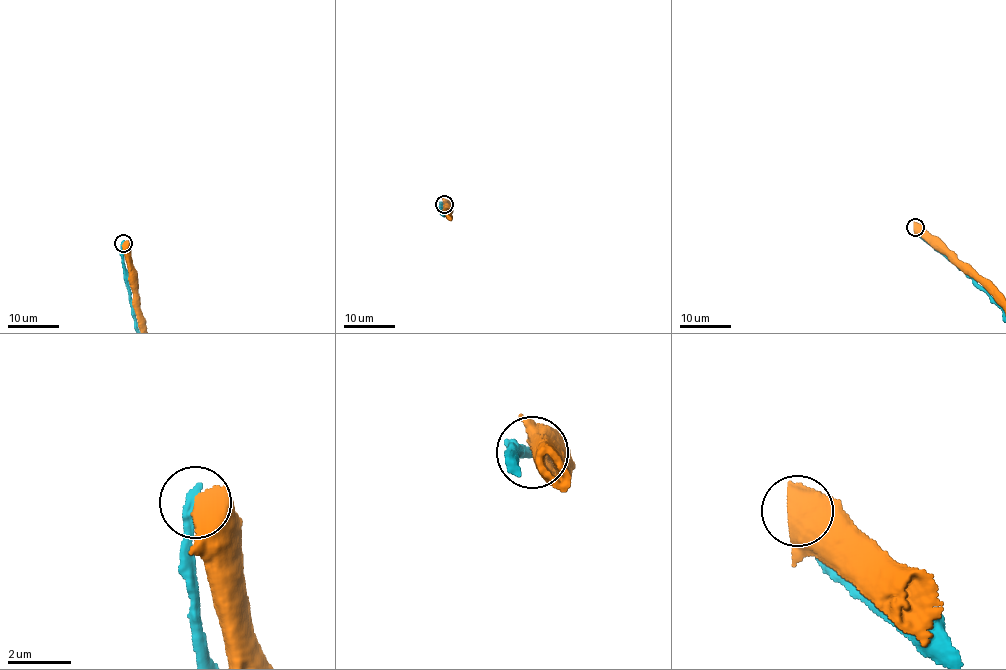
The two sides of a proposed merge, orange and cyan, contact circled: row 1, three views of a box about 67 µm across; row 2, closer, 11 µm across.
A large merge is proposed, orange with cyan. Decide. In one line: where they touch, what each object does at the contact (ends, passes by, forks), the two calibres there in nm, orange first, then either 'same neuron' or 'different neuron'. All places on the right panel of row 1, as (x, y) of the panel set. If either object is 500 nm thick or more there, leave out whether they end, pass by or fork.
place (915, 227); calibres 700 and 340 nm; different neuron

